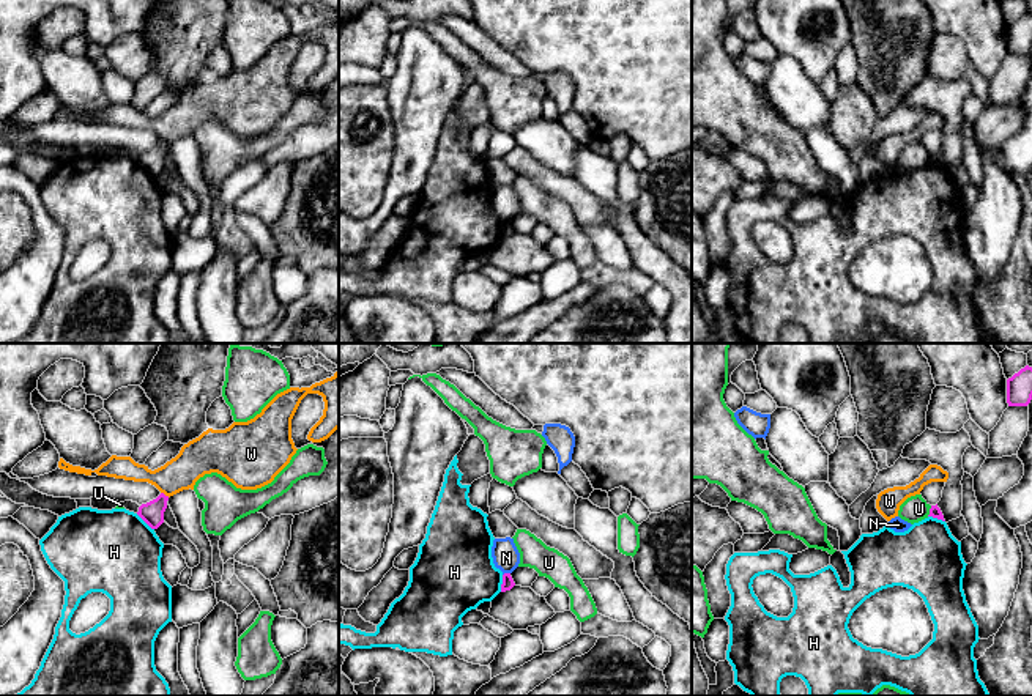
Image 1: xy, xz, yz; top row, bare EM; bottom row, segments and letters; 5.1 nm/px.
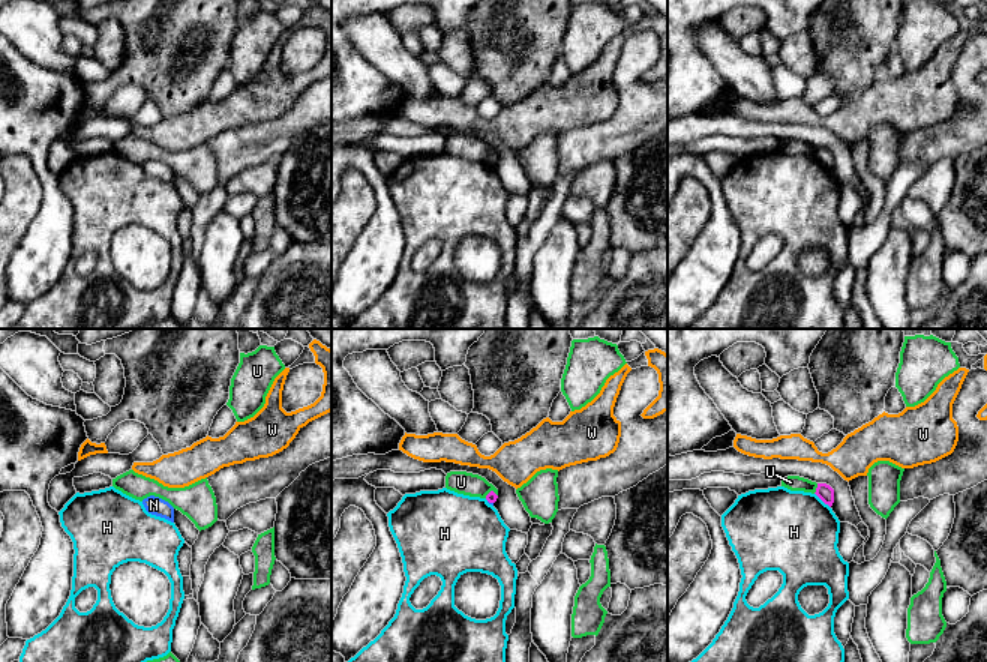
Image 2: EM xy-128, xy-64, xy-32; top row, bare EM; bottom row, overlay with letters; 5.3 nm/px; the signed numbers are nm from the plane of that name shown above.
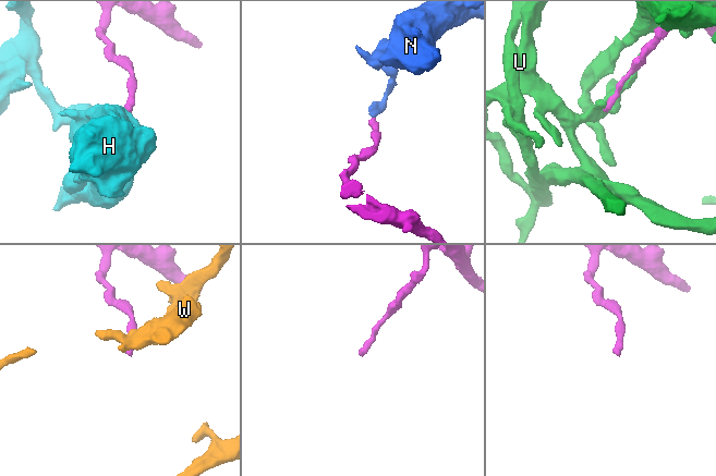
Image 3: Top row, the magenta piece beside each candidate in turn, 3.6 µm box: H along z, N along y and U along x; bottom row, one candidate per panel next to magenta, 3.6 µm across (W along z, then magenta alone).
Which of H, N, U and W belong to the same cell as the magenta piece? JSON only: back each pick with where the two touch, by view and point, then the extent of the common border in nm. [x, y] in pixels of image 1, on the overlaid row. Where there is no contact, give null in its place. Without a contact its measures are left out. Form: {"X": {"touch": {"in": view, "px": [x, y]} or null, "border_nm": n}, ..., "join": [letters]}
{"join": []}

